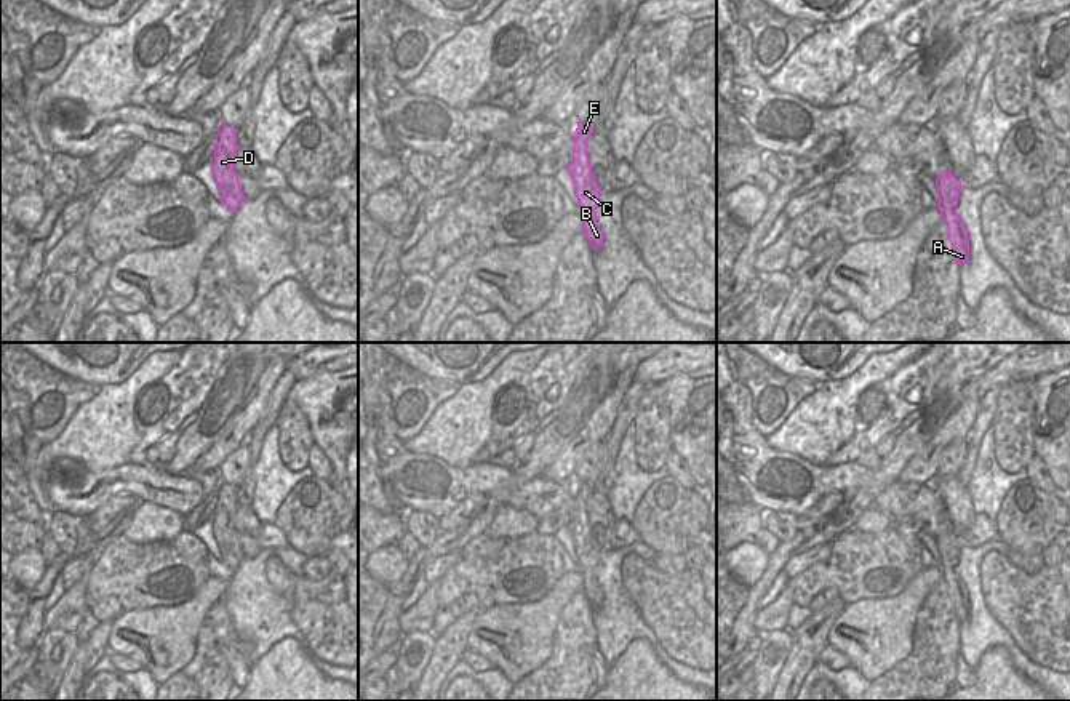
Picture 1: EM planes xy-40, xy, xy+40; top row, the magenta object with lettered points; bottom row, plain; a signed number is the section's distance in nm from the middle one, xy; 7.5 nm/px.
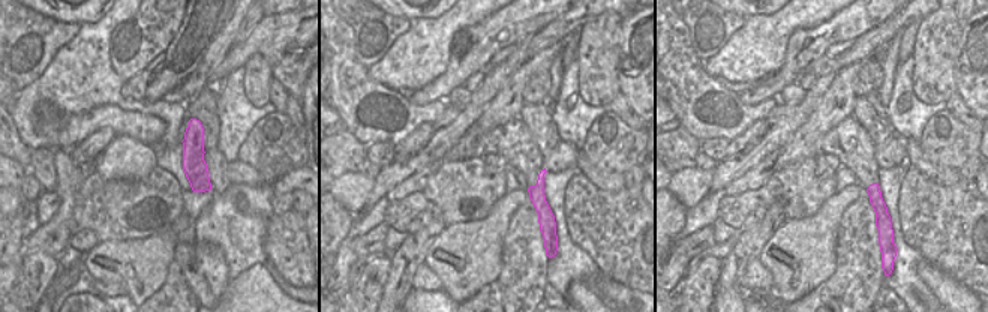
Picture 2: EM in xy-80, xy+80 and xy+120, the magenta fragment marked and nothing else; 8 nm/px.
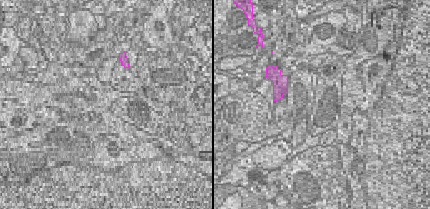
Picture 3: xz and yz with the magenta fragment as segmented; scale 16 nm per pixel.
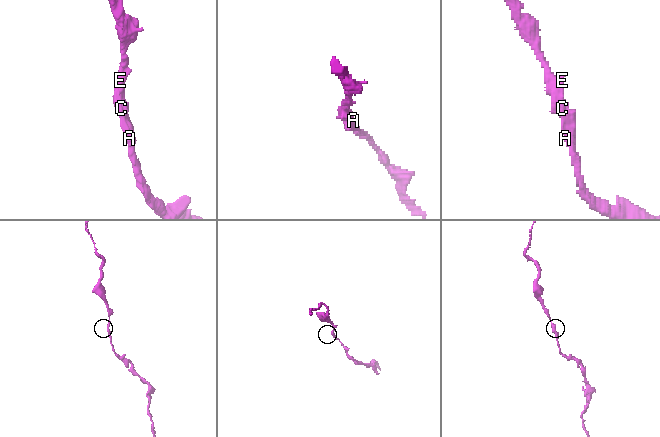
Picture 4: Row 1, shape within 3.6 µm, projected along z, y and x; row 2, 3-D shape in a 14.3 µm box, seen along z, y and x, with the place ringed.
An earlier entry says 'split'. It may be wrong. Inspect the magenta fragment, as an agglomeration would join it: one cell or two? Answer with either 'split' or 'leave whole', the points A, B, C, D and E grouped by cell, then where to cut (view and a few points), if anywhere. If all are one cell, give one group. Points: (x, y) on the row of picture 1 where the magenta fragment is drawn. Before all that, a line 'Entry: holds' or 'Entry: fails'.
Entry: fails
leave whole | A B C D E | no cut

